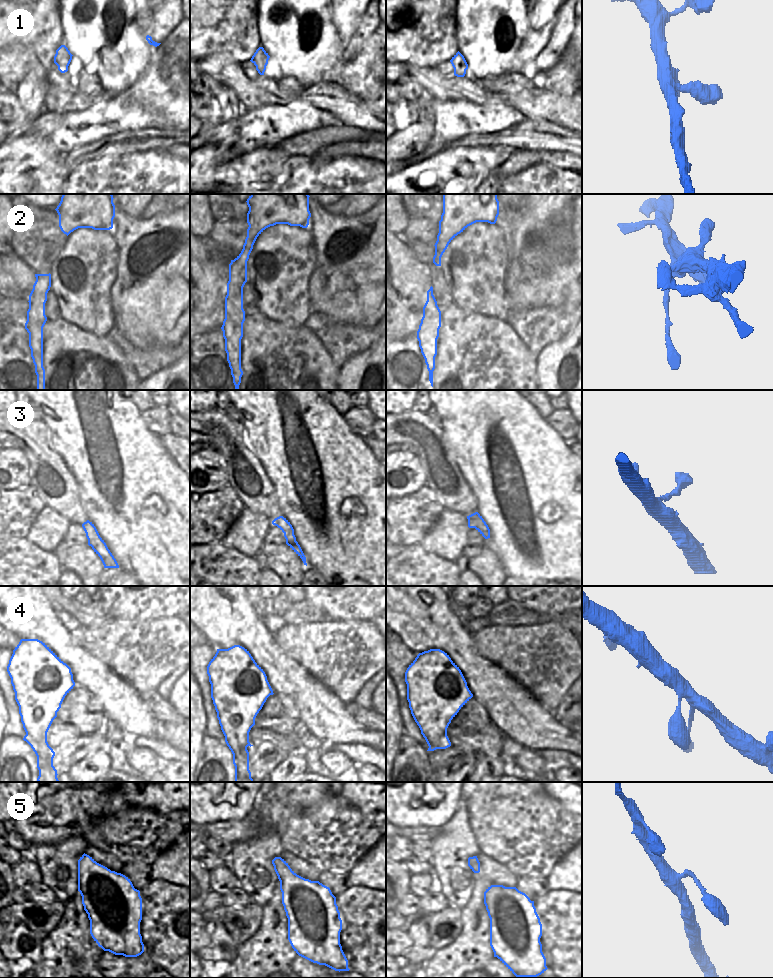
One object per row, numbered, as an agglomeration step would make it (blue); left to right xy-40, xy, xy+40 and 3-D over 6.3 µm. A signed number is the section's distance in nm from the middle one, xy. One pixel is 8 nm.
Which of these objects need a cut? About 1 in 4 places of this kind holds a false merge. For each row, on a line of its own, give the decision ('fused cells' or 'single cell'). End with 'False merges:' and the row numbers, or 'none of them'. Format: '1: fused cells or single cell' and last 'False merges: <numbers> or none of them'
1: single cell
2: fused cells
3: single cell
4: single cell
5: single cell
False merges: 2

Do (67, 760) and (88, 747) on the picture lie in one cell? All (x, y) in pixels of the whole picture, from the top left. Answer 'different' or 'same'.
same

